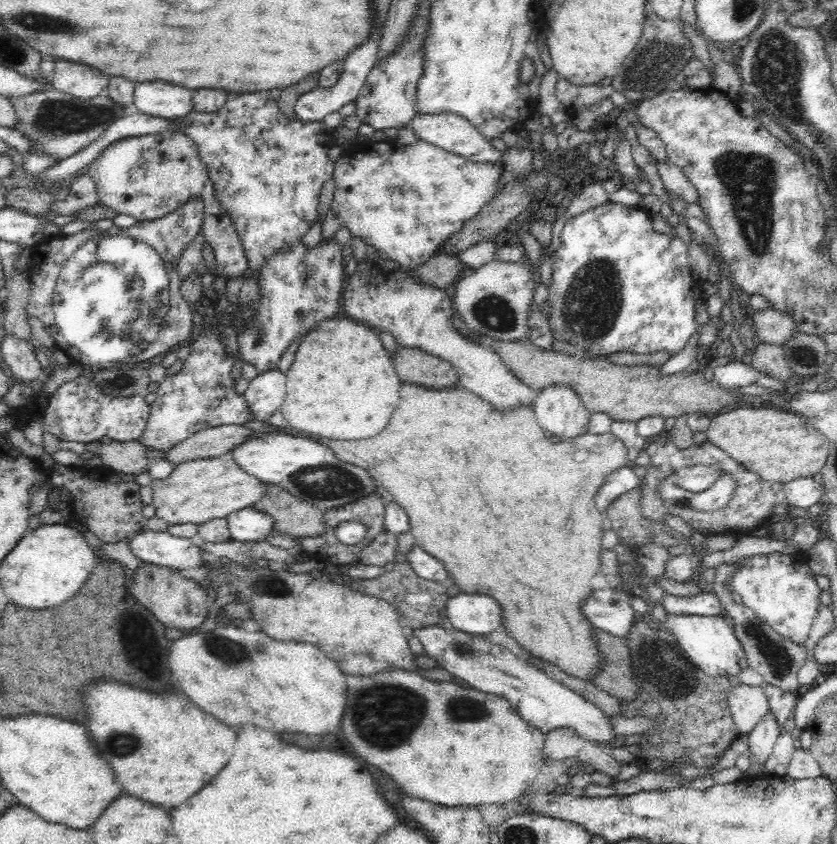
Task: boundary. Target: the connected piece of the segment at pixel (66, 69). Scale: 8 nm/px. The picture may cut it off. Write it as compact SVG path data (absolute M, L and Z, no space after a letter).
M56 60L54 73L50 76L51 88L59 92L71 94L76 98L89 99L105 93L109 78L96 70L68 60Z

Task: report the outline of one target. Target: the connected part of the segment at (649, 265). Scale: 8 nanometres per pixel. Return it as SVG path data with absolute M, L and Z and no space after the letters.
M612 201L598 204L598 206L591 207L567 220L561 231L561 241L562 246L558 248L553 256L552 284L547 286L548 296L546 303L548 305L548 312L546 313L546 320L552 332L553 341L564 342L572 347L576 347L576 350L582 350L590 354L591 358L594 356L607 356L614 354L614 352L654 354L654 352L660 352L660 350L668 352L671 357L678 354L681 350L684 350L688 339L695 333L699 335L696 351L700 352L701 355L715 342L718 331L712 327L712 324L708 322L708 324L700 326L696 322L696 302L698 302L700 298L694 296L694 294L698 294L700 290L698 290L698 282L694 280L692 271L690 271L687 245L678 237L670 234L662 234L654 230L651 215L646 211L641 211L634 206L628 206L626 204L613 203Z

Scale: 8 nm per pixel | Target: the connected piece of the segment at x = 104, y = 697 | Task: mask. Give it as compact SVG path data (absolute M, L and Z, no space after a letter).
M100 682L86 686L84 694L88 704L88 722L85 727L93 747L100 758L112 764L116 780L122 784L122 788L140 800L176 808L194 796L198 788L206 786L222 770L222 766L230 762L234 754L232 748L236 732L220 724L210 714L204 714L186 698L180 688L176 688L172 694L148 694L126 684Z

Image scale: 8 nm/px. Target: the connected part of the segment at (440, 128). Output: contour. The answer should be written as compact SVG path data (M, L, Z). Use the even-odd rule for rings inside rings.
M422 114L422 116L415 115L411 128L418 139L429 142L434 146L439 146L446 152L470 159L472 163L492 163L498 166L498 168L502 168L497 193L506 190L506 186L510 184L511 177L503 168L503 154L498 151L490 141L484 139L480 131L478 131L476 127L471 126L462 116L455 116L454 114L434 114L434 116L430 114Z

